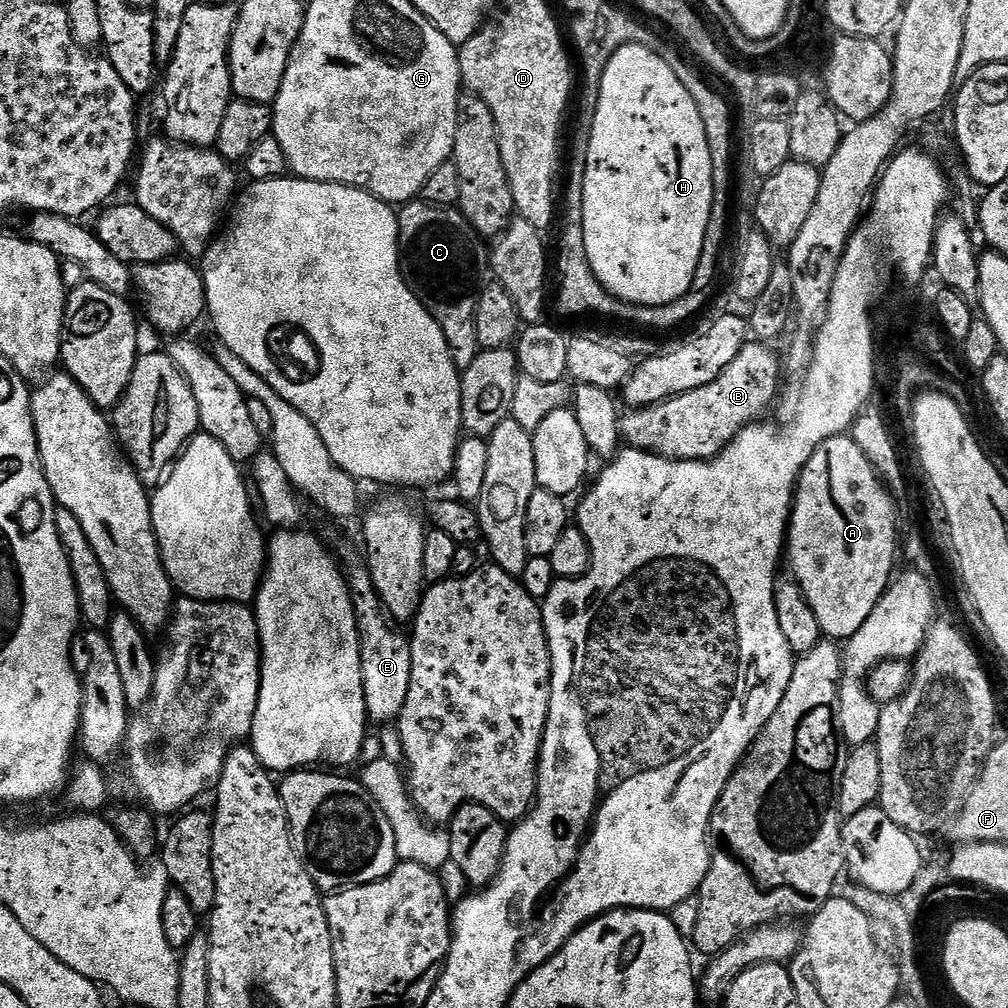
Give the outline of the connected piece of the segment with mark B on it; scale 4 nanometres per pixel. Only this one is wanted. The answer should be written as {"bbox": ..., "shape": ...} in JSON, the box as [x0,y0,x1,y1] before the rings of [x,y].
{"bbox":[619,342,780,460],"shape":[[[749,342],[707,386],[663,400],[653,408],[628,410],[619,417],[619,435],[625,445],[653,452],[666,460],[710,460],[747,424],[757,423],[772,404],[780,384],[780,364],[764,342]]]}

